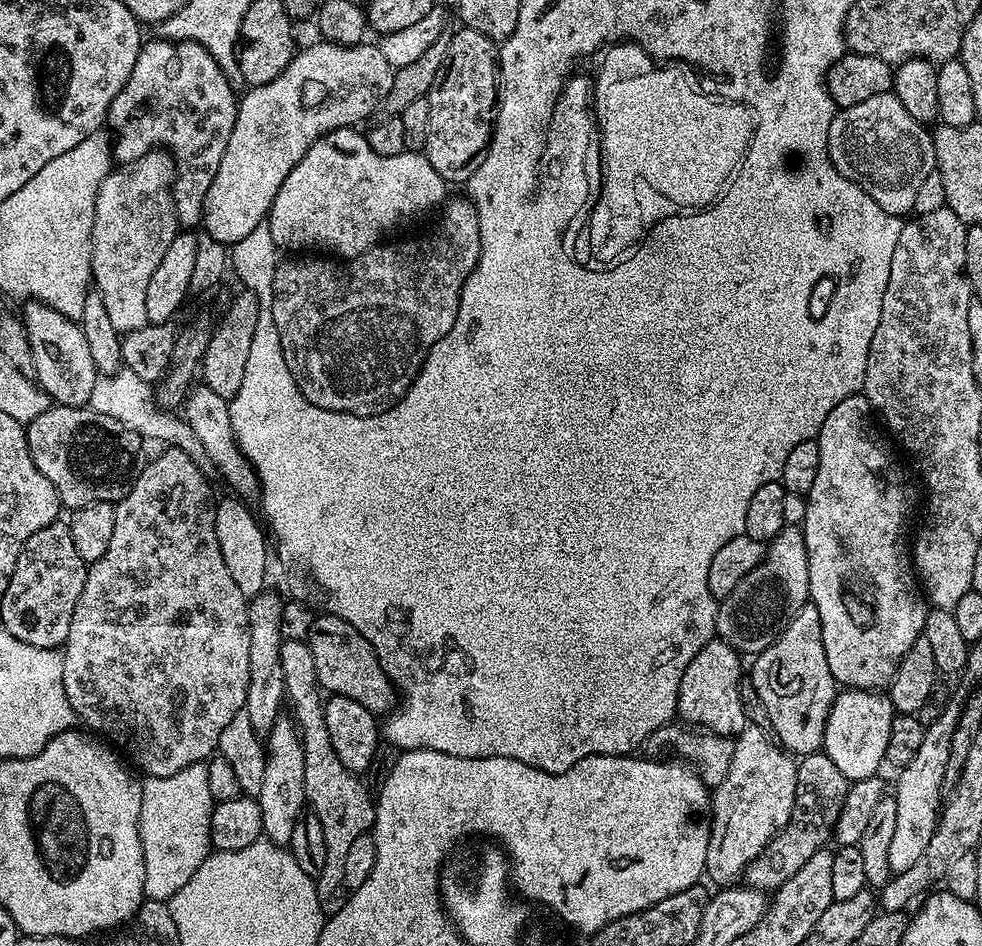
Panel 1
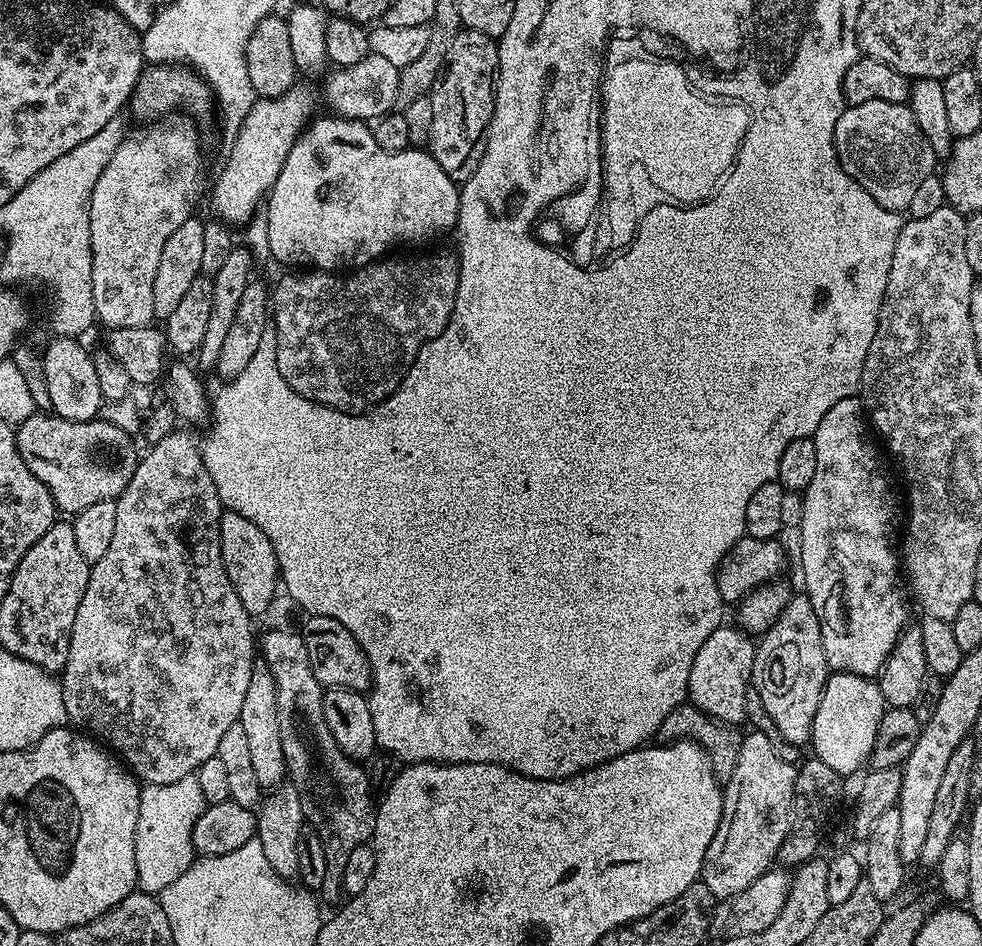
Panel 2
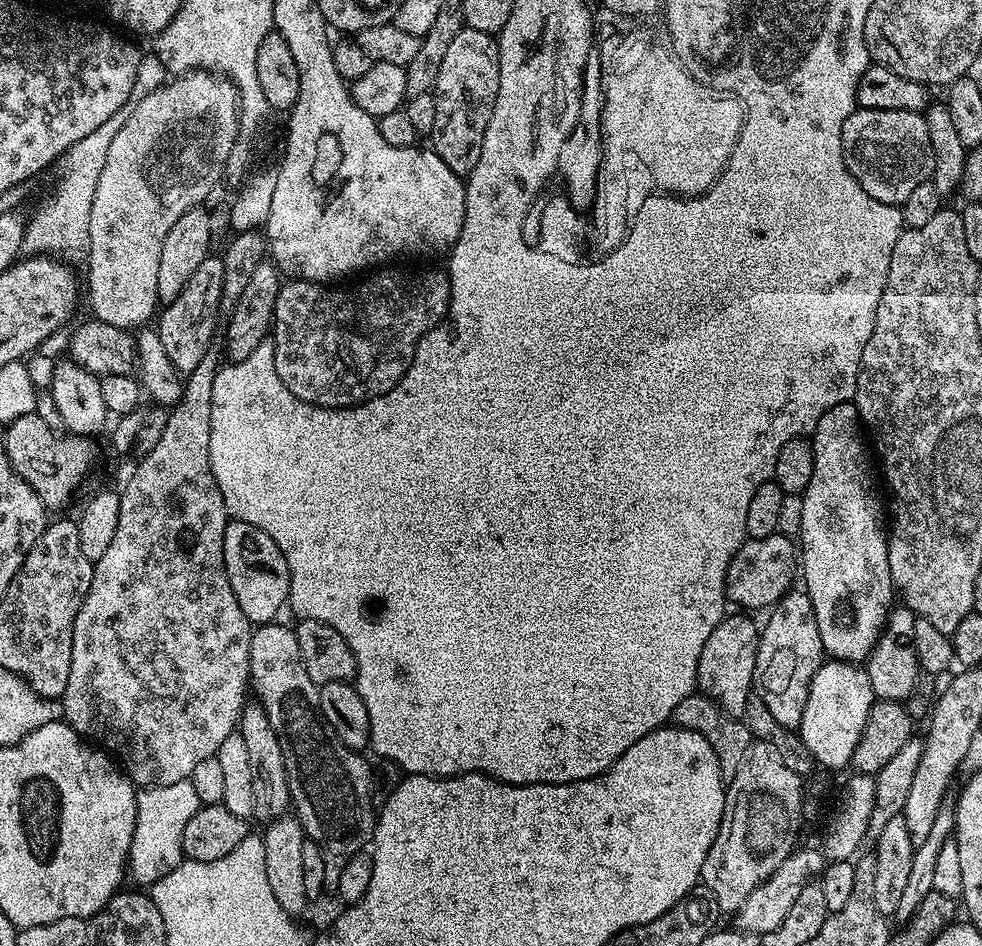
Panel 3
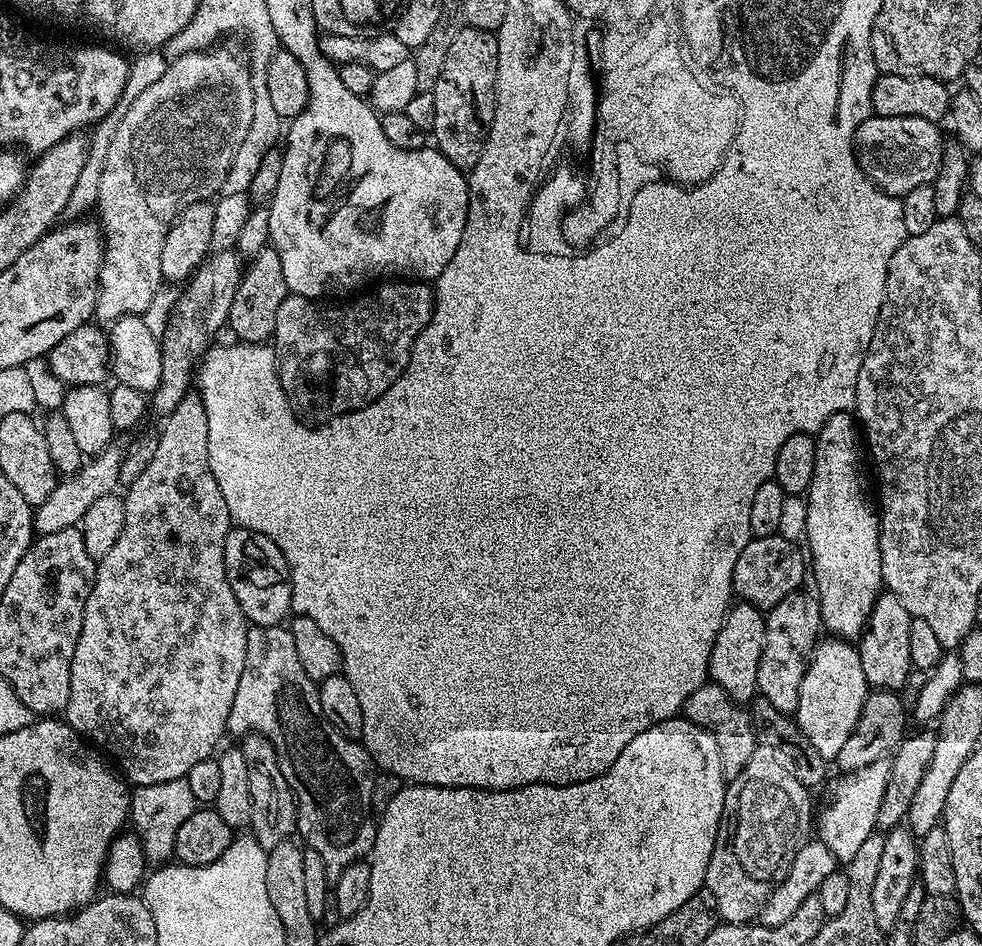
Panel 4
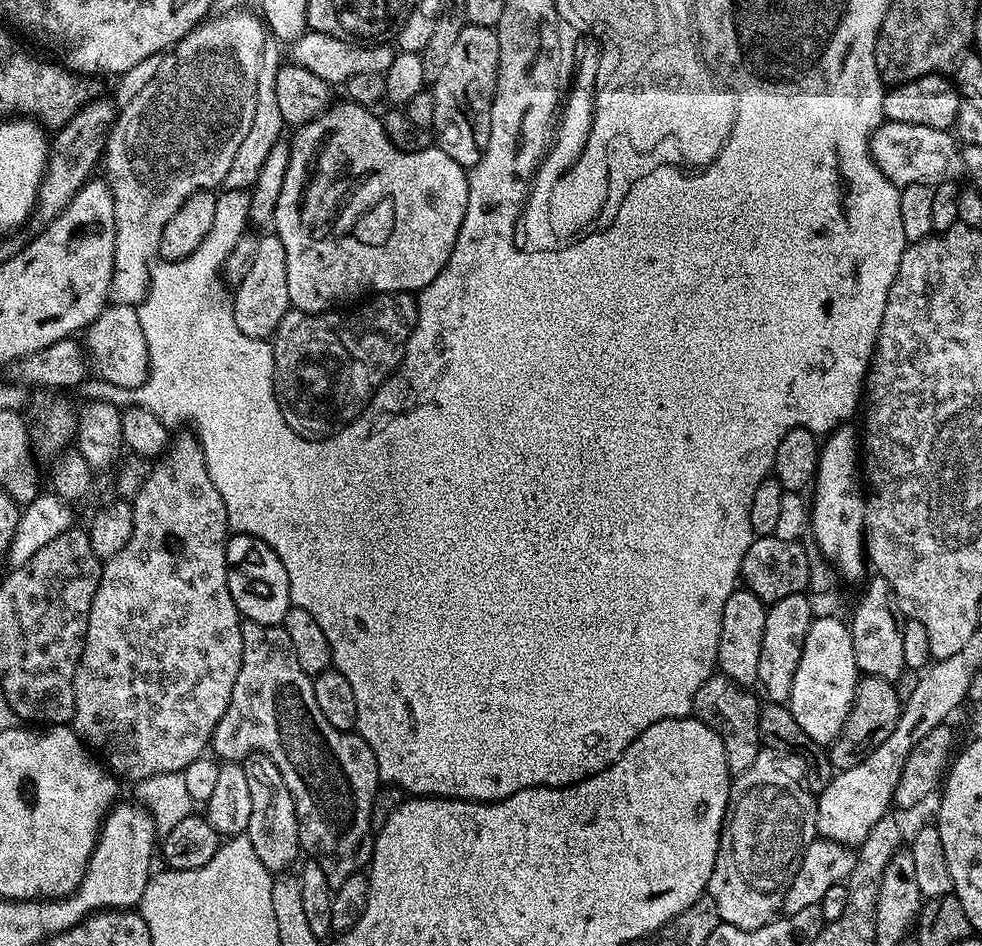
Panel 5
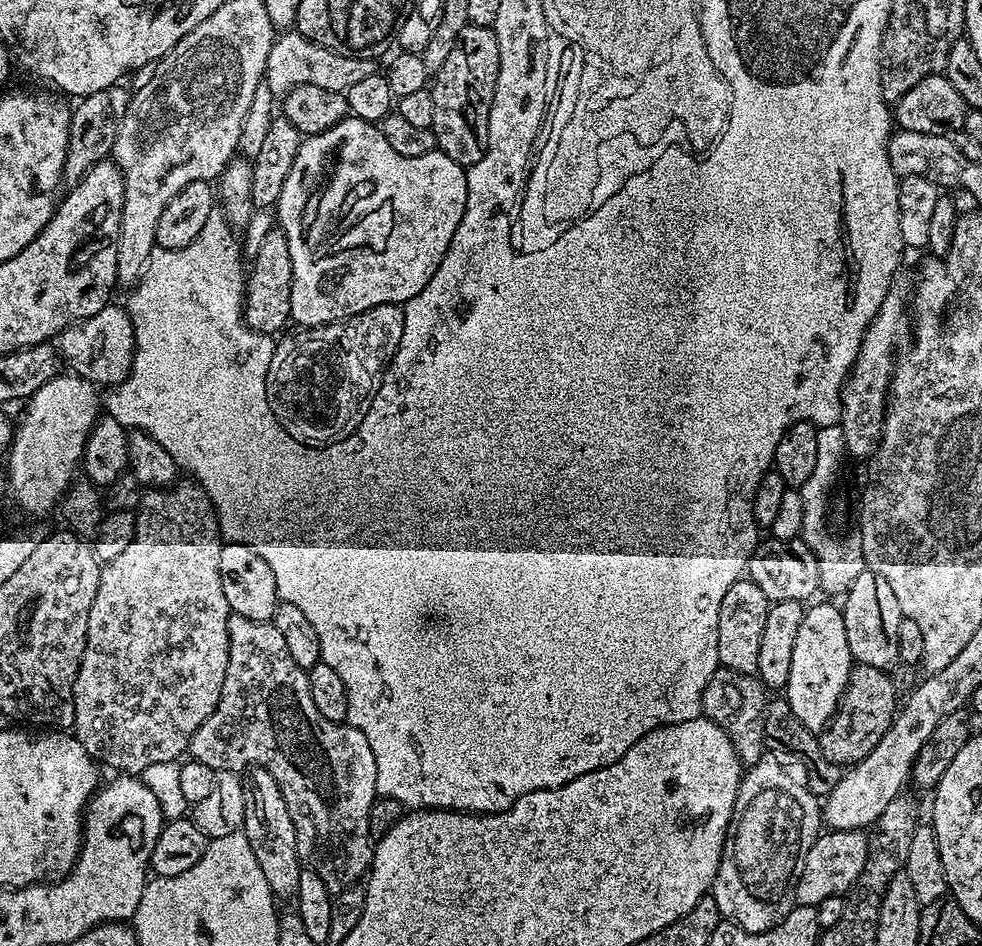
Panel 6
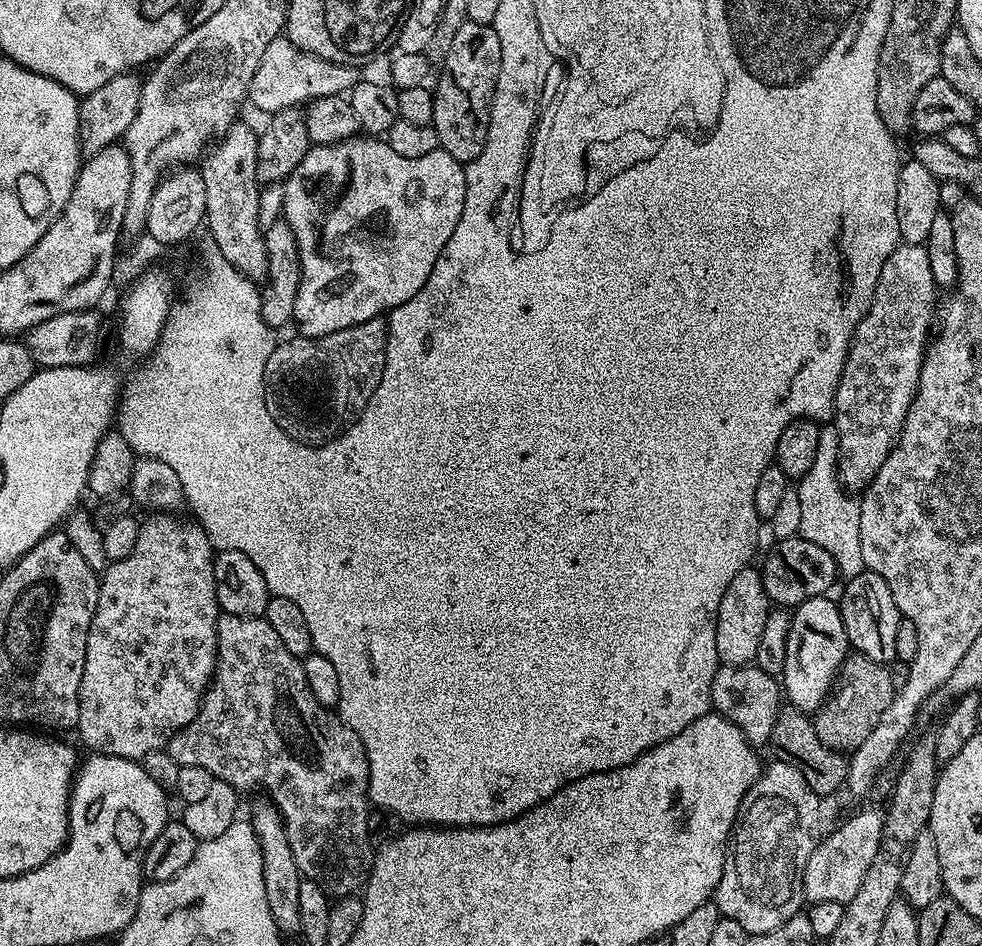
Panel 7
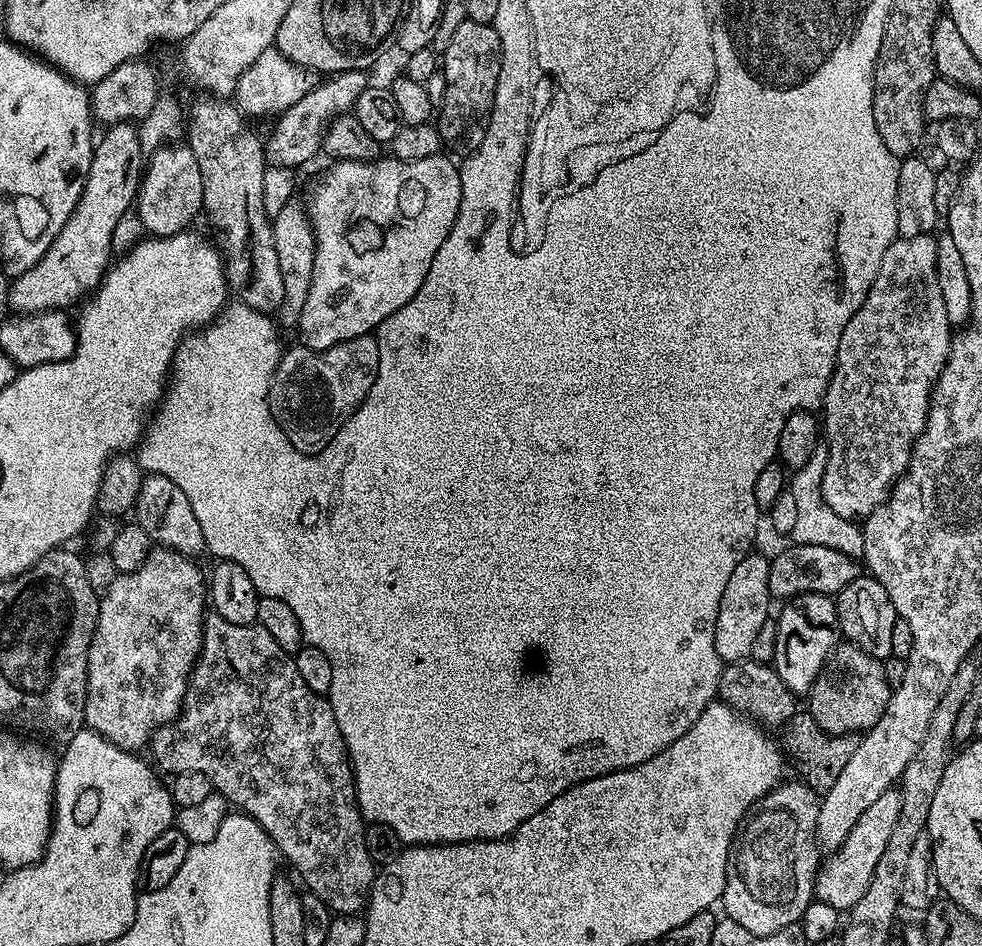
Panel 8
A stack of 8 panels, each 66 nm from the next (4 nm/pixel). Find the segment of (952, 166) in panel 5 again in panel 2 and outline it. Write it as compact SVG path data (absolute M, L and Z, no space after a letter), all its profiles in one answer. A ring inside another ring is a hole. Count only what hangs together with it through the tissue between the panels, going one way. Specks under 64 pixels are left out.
M871 100L845 107L834 130L834 143L842 170L886 212L903 213L922 178L933 175L932 167L938 164L932 143L922 134L918 122L914 122L907 104Z

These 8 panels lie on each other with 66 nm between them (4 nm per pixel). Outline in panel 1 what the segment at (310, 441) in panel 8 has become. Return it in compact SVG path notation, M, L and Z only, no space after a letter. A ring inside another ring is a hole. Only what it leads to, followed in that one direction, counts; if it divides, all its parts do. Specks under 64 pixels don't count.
M449 199L443 205L444 217L433 232L425 236L416 236L413 240L400 240L397 244L381 242L375 248L366 250L361 256L354 256L341 262L336 258L320 258L324 260L304 260L308 258L292 258L289 264L281 263L274 274L274 294L272 295L272 313L274 326L278 326L278 338L282 338L282 350L286 358L286 366L294 378L294 382L302 390L304 397L314 406L325 408L331 412L344 412L347 416L376 416L386 412L397 400L402 399L408 387L416 381L416 376L428 356L428 351L454 326L454 318L458 314L460 295L464 289L466 278L475 272L480 260L480 227L476 205L471 199Z

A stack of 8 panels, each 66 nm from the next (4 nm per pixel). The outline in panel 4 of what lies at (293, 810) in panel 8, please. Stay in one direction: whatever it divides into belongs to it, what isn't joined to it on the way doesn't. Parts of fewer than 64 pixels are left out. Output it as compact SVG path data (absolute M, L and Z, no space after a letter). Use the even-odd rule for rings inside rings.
M278 624L266 626L265 628L249 627L248 637L246 638L246 662L242 666L242 678L238 678L238 690L234 694L234 706L230 706L230 718L228 719L226 732L229 737L236 736L235 738L243 738L249 734L259 734L265 736L272 743L274 750L278 754L278 762L280 763L282 774L290 786L292 797L296 799L296 832L298 836L301 836L299 839L307 847L318 850L318 854L322 857L322 866L326 866L326 874L329 881L336 881L338 874L342 874L342 870L346 870L346 866L350 866L355 860L365 859L371 853L372 843L376 841L377 826L374 812L372 816L373 753L369 749L367 752L360 740L351 740L348 736L343 736L338 730L334 730L334 726L330 726L330 722L322 714L322 702L318 702L317 681L308 677L306 670L302 670L302 662L298 662L298 650L294 646L294 638L287 627Z

